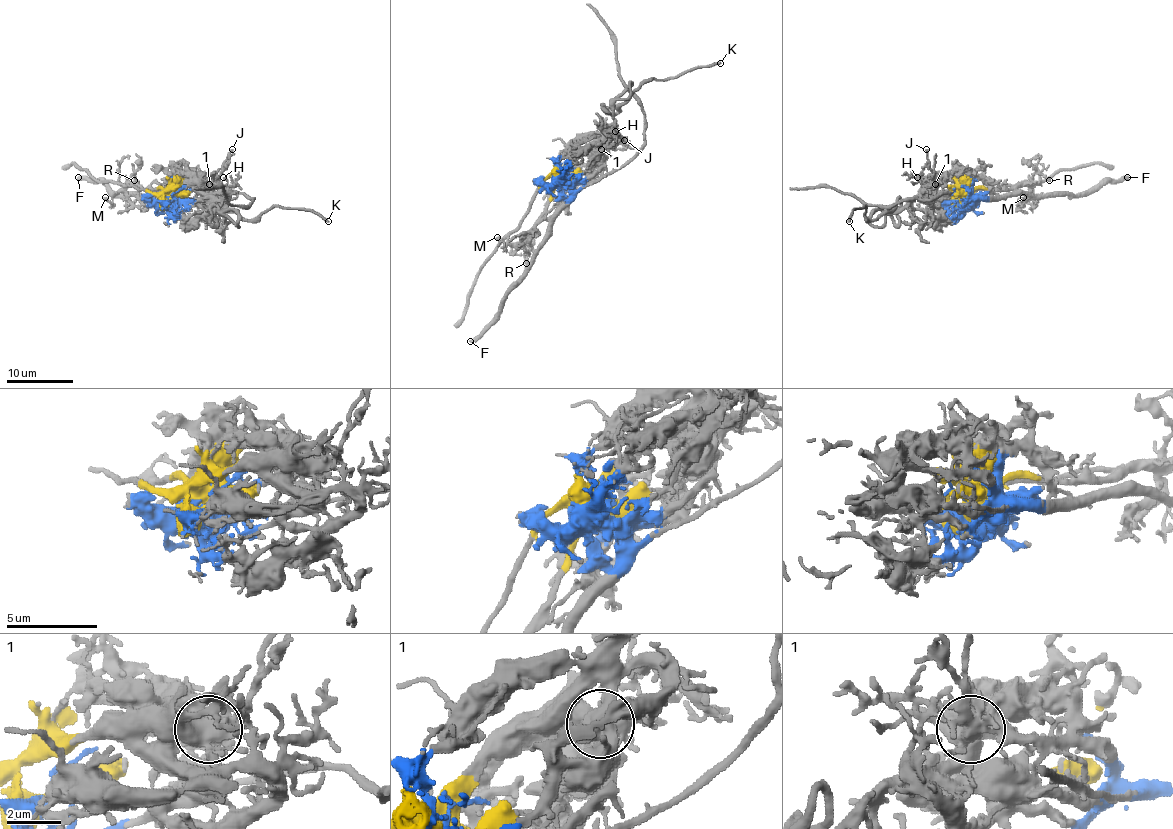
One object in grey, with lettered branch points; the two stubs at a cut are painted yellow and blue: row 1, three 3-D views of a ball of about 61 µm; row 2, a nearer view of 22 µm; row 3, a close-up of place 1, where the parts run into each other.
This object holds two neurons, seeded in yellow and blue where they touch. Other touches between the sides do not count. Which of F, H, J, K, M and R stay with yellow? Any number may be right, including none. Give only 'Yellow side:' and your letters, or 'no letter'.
Yellow side: H, J, K, M, R

